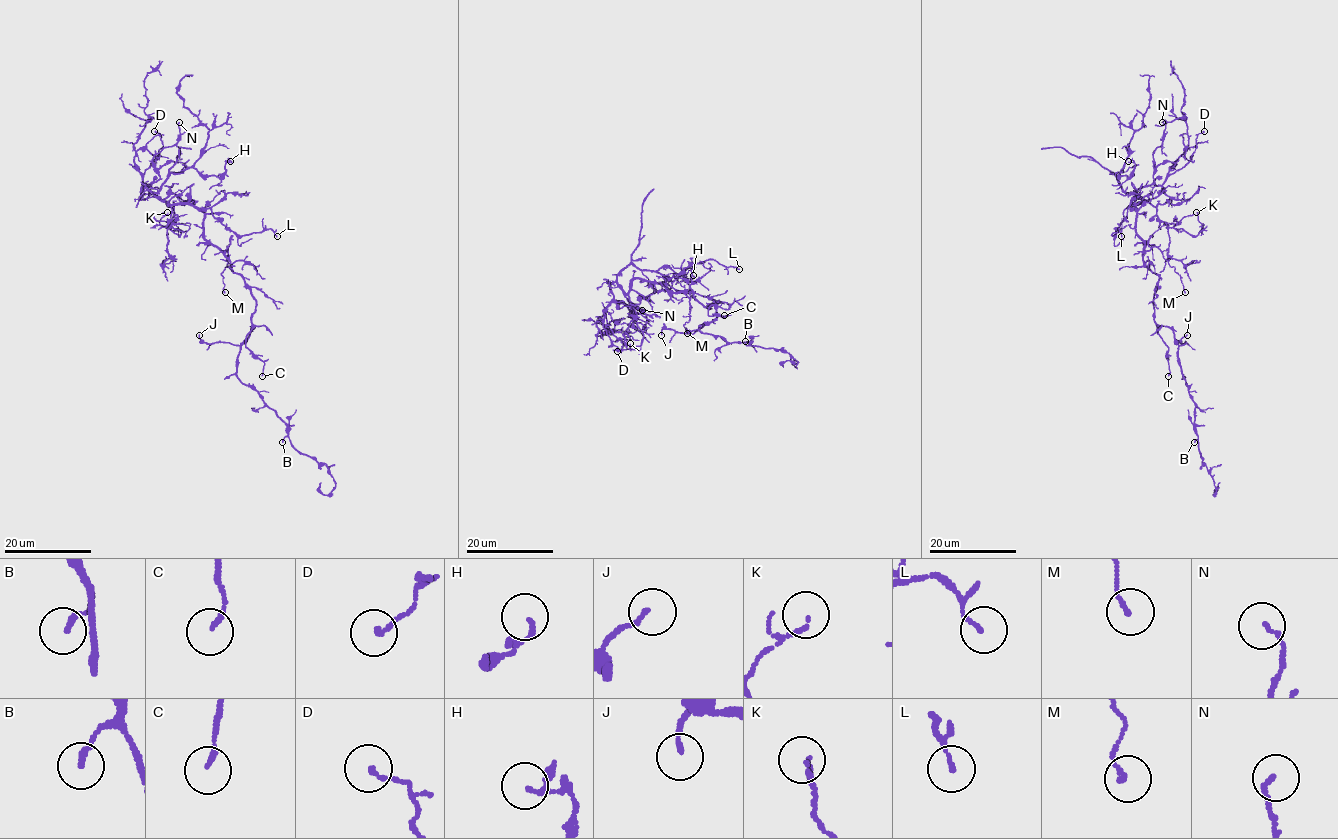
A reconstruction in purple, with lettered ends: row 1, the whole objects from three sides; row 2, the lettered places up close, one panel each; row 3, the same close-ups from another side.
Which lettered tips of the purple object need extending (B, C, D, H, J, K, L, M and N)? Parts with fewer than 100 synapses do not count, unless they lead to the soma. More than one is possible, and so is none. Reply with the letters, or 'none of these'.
none of these

